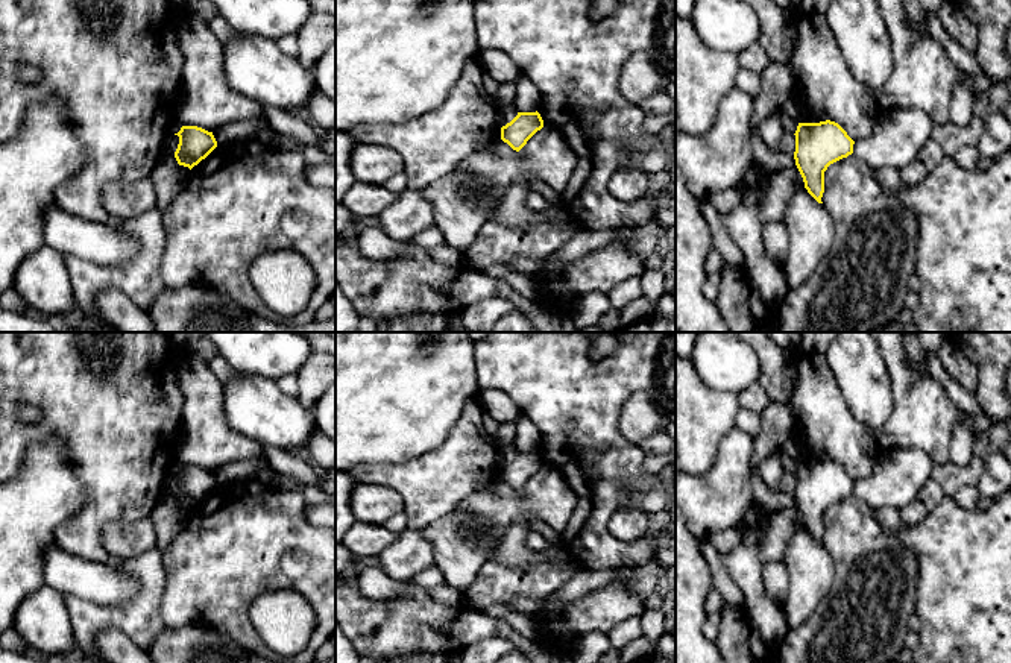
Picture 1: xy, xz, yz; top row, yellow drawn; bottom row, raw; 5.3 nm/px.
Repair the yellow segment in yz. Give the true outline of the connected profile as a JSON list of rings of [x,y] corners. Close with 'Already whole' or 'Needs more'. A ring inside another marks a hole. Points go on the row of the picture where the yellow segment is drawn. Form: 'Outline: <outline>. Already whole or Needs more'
Outline: [[[835,121],[798,123],[795,130],[795,165],[805,188],[818,202],[824,193],[827,167],[853,153],[855,141]]]. Already whole

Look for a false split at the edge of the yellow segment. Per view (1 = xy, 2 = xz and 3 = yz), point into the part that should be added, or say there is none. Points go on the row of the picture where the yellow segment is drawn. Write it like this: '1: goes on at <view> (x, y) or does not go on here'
1: does not go on here
2: does not go on here
3: does not go on here

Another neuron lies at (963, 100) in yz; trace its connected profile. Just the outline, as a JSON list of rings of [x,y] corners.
[[[956,82],[950,99],[950,121],[965,126],[975,115],[976,97],[972,86]]]

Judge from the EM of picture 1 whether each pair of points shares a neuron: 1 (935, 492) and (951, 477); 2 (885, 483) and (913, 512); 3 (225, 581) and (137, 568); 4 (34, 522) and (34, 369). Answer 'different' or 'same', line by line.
1: different
2: different
3: different
4: different

